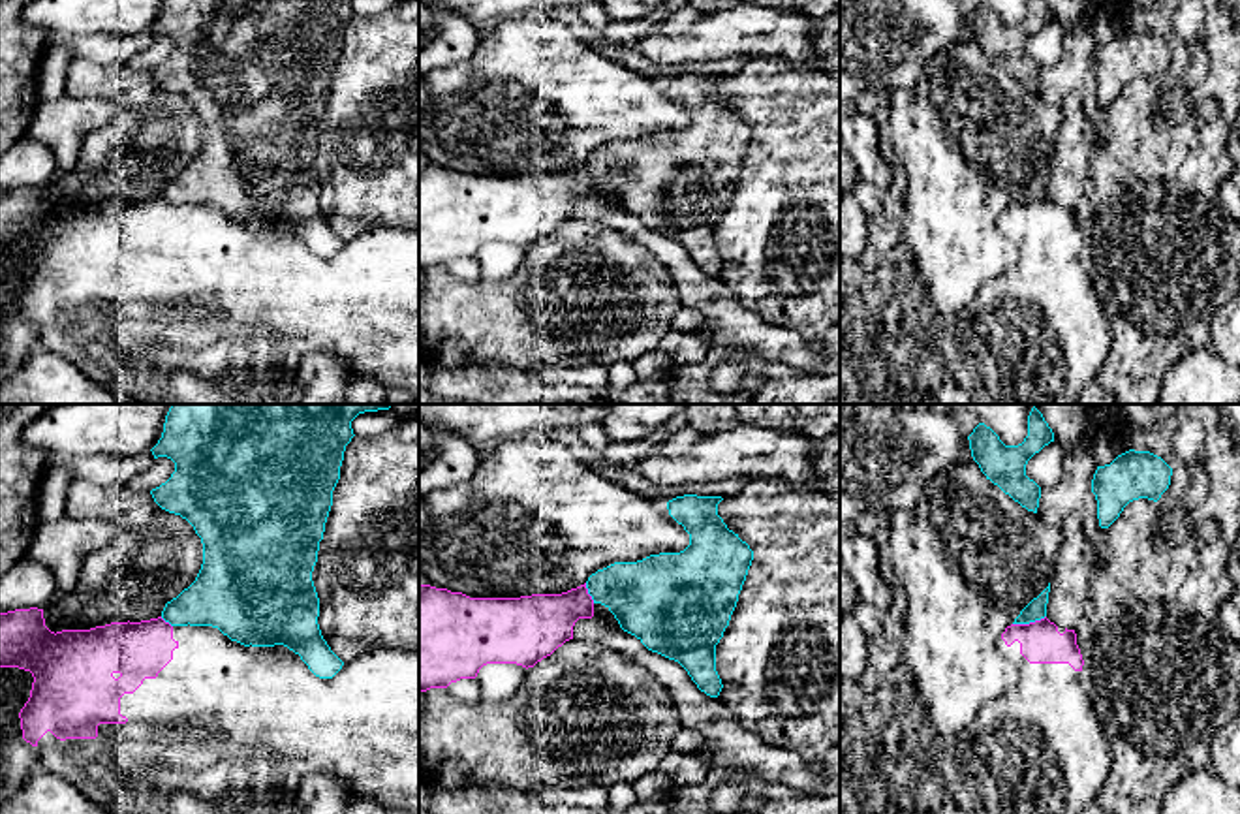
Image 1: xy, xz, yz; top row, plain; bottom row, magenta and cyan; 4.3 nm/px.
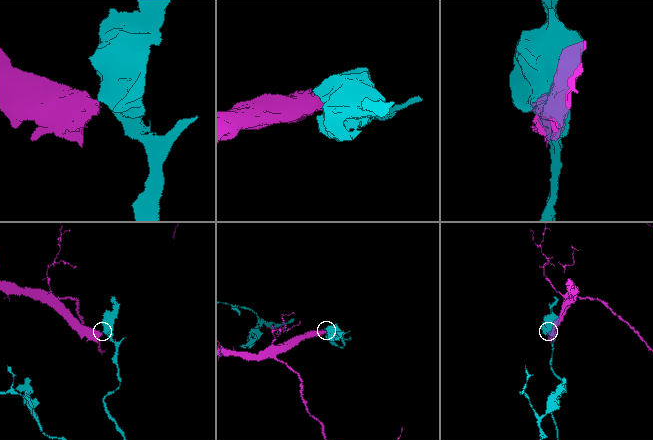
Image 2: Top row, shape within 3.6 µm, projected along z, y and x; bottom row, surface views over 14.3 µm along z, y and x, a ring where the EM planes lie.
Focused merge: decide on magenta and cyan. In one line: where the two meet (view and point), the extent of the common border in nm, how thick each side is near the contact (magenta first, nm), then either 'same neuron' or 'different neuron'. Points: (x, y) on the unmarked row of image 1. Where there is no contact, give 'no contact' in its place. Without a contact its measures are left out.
meets magenta in yz at (1030, 202); contact 150 nm long; 180 nm thick on the magenta side, 90 nm on the other; different neuron

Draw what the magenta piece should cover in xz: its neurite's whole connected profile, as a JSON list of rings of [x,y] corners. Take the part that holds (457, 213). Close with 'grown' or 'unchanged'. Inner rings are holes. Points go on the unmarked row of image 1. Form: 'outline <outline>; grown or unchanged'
outline [[[419,162],[419,269],[447,267],[460,258],[475,258],[487,243],[534,246],[573,218],[579,197],[592,196],[605,207],[620,207],[609,186],[592,179],[586,162],[562,173],[520,177],[470,177]]]; grown

